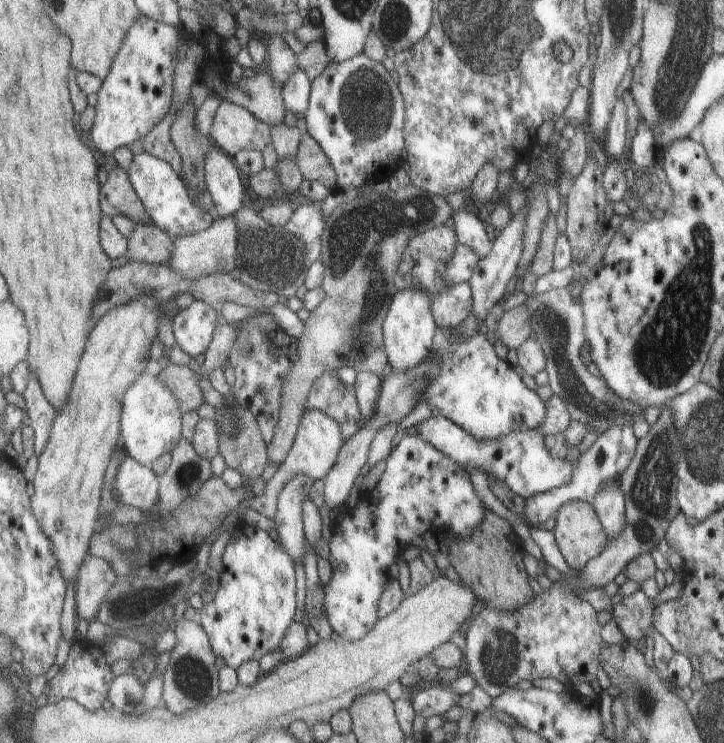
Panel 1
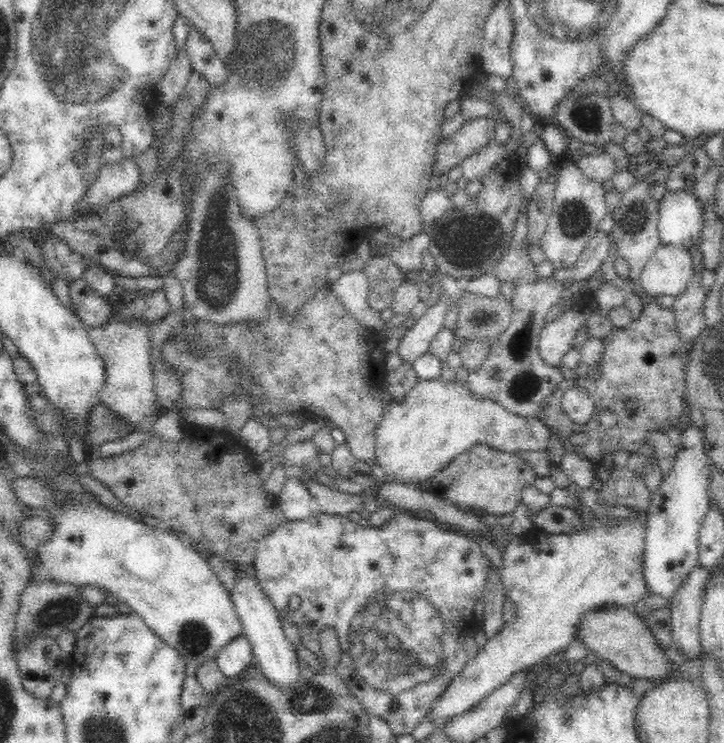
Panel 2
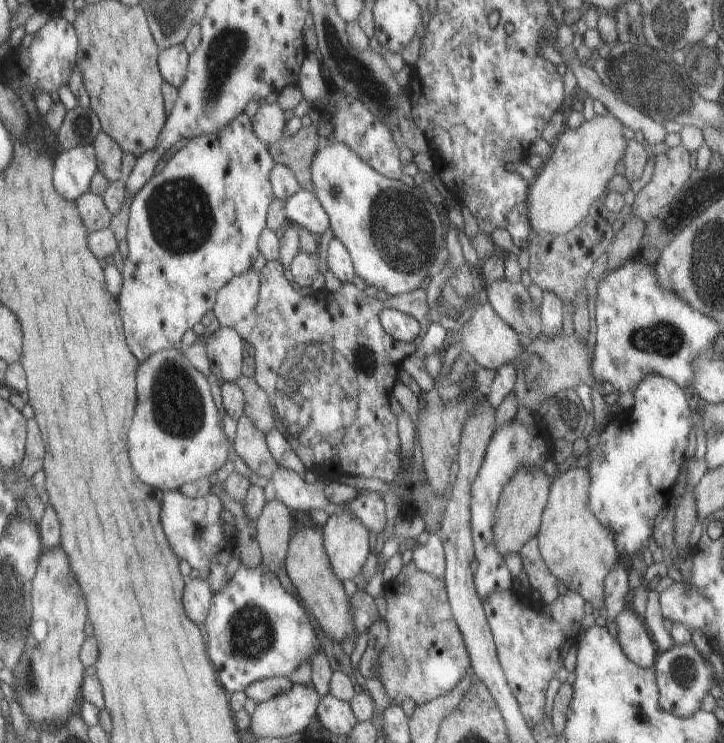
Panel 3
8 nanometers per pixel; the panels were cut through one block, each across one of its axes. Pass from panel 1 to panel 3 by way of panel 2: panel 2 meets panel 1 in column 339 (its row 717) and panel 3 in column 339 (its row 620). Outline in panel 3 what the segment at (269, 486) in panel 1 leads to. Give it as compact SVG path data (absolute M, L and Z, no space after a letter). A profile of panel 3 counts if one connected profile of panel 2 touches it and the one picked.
M341 510L331 514L321 528L325 550L339 580L353 580L361 572L369 556L371 534L369 528L353 514L353 510Z

